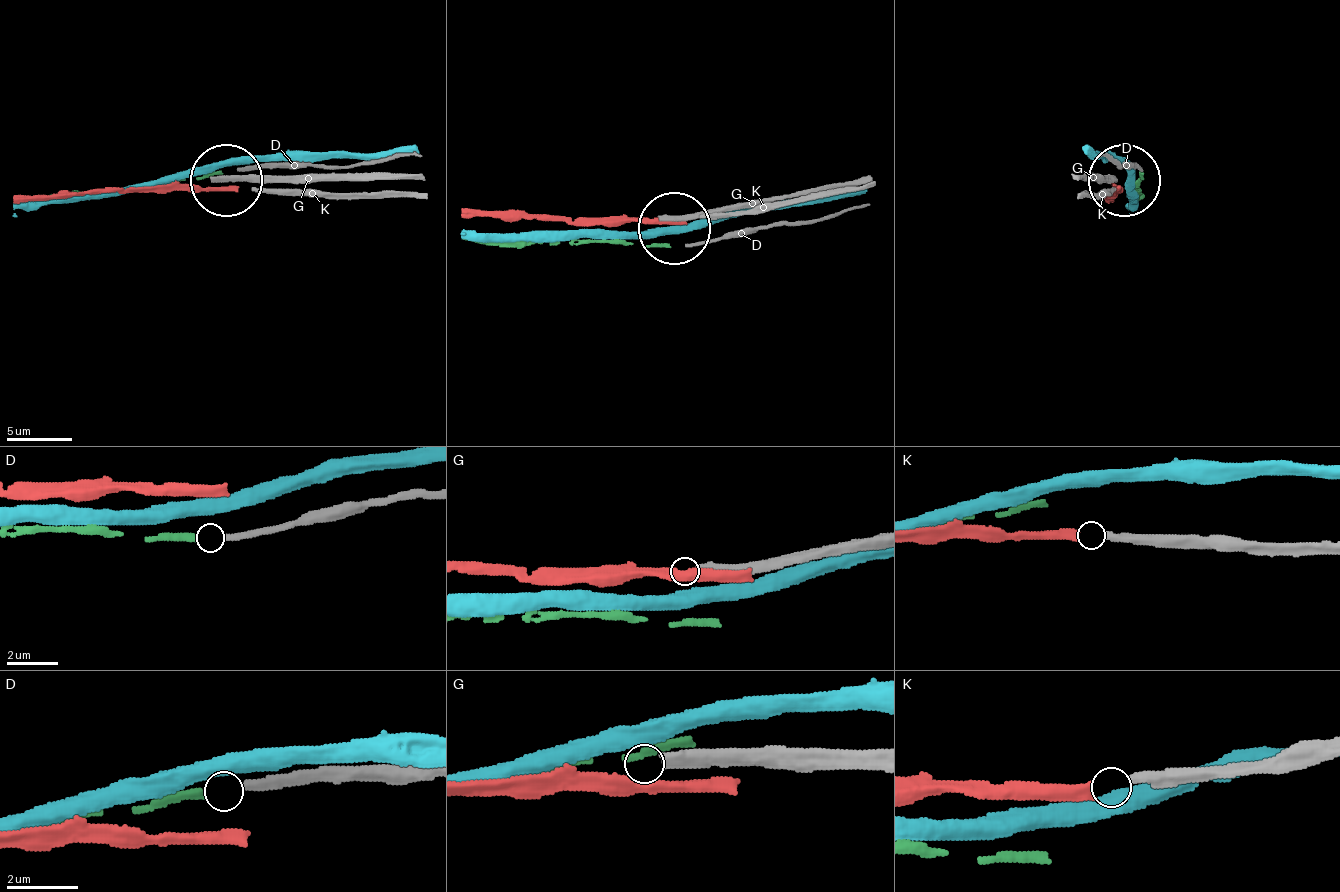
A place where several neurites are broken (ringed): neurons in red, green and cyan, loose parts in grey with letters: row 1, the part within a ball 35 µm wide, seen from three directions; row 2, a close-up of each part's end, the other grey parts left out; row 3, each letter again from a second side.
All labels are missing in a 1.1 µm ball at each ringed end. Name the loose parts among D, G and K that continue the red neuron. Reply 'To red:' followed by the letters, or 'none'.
To red: K

